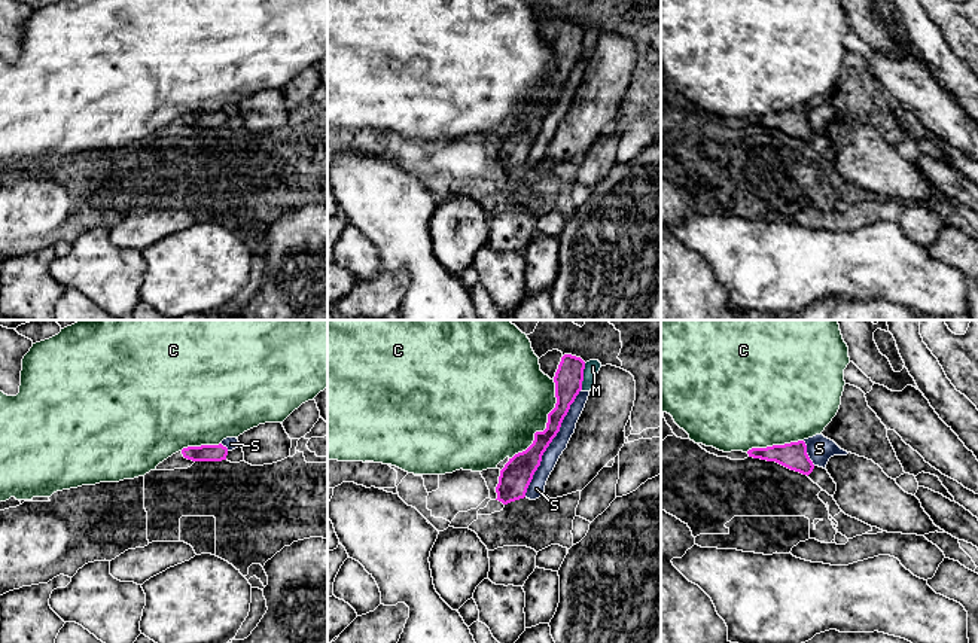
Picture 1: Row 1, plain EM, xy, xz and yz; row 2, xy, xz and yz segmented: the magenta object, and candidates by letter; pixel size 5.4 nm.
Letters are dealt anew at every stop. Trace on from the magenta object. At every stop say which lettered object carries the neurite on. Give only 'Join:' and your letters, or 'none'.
Join: none

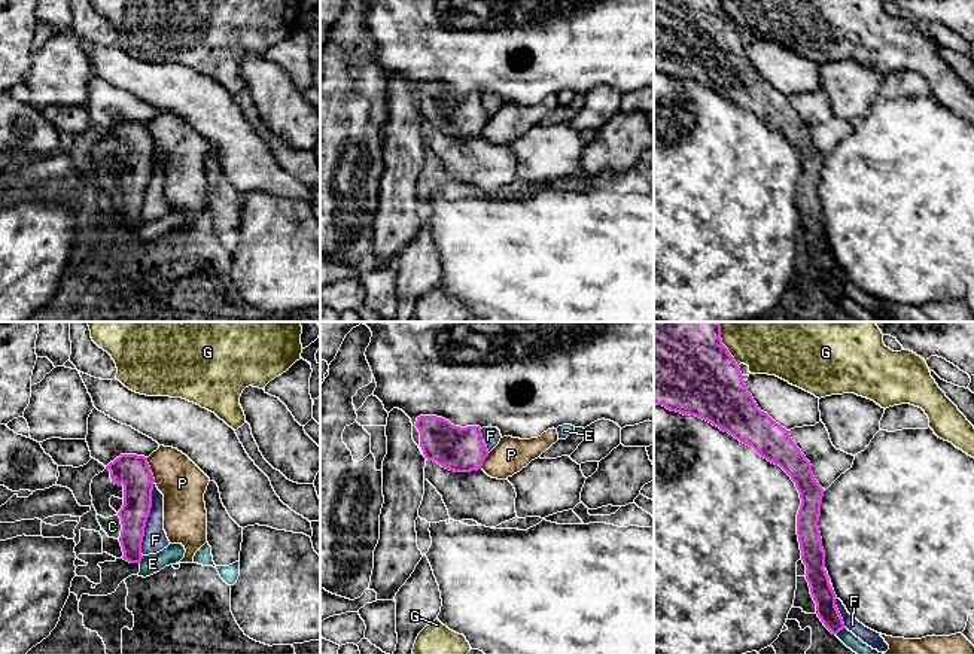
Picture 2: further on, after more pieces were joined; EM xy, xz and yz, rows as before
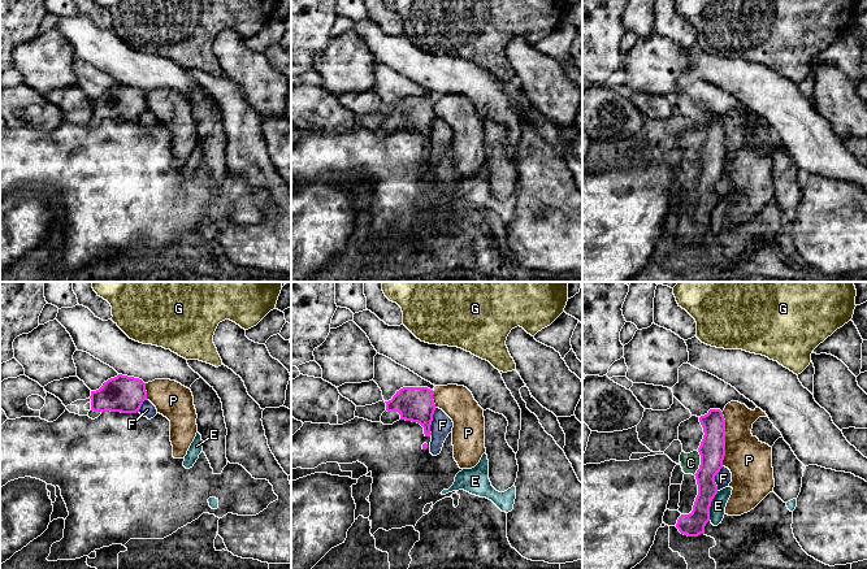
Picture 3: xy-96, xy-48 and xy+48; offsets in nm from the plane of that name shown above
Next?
Join: C

